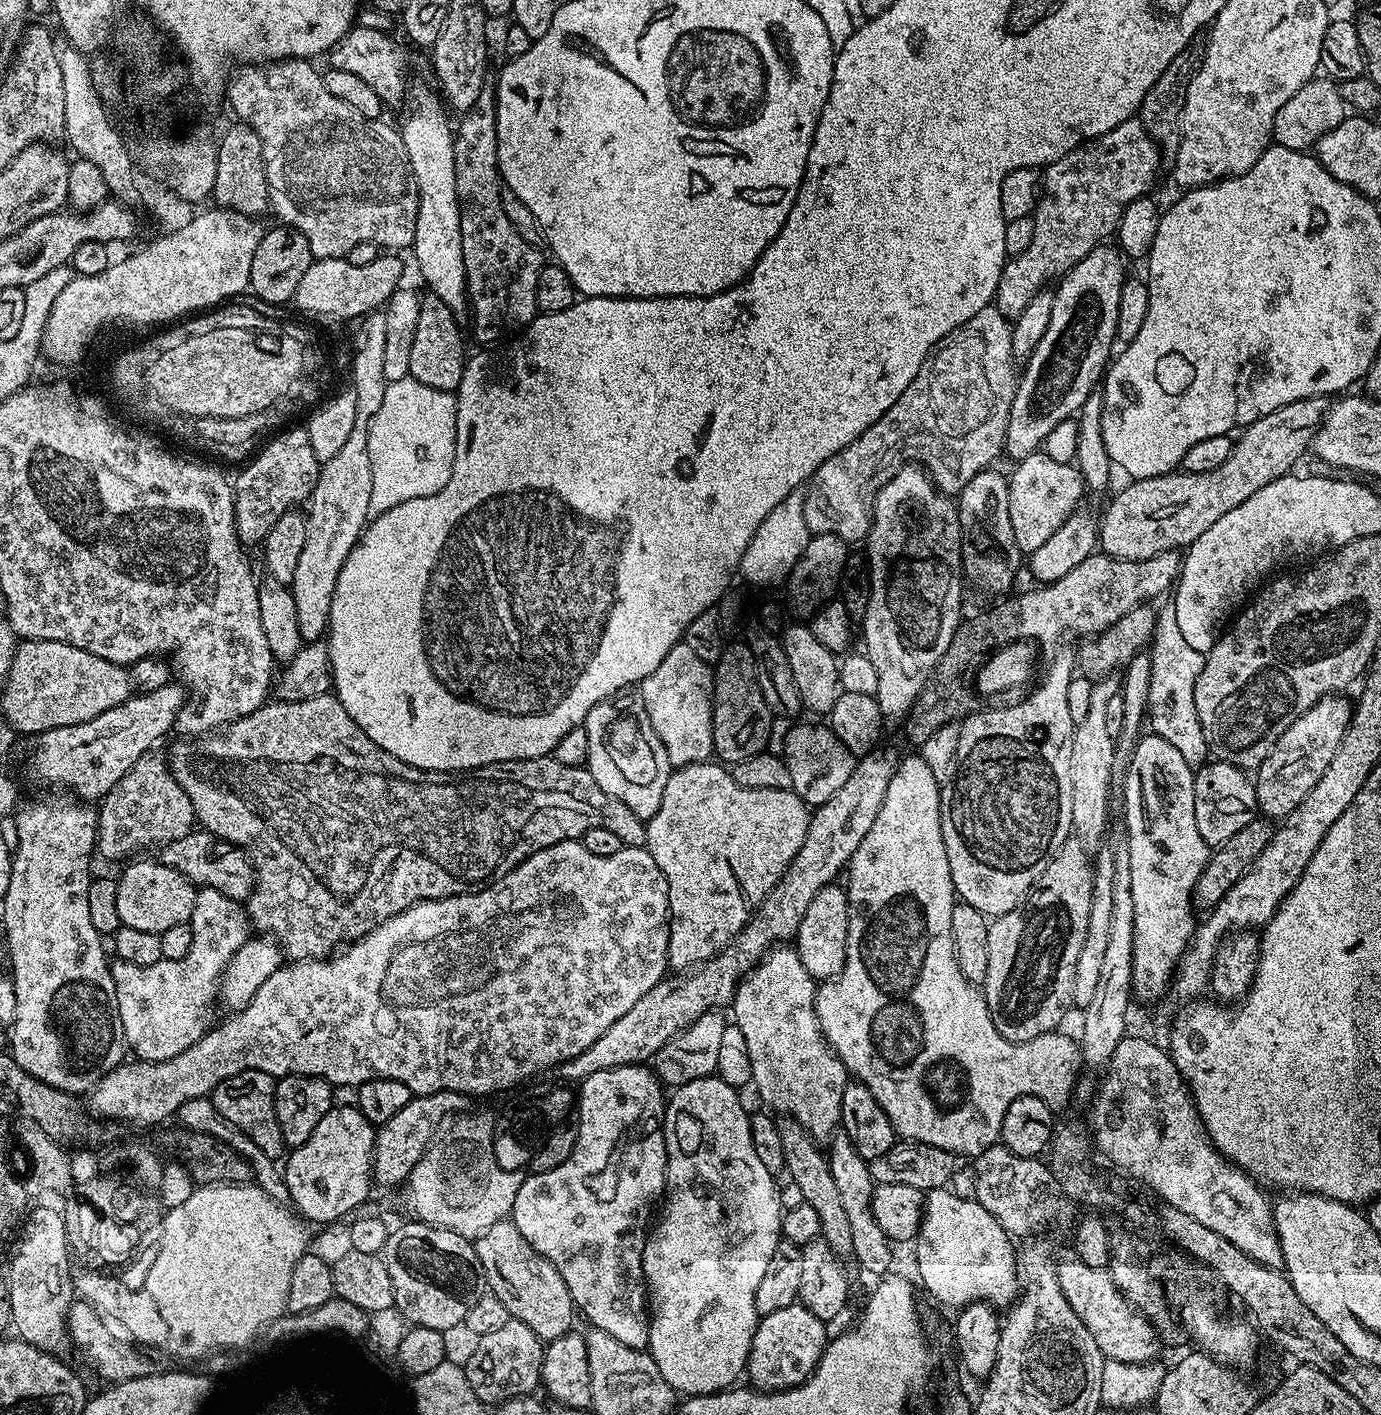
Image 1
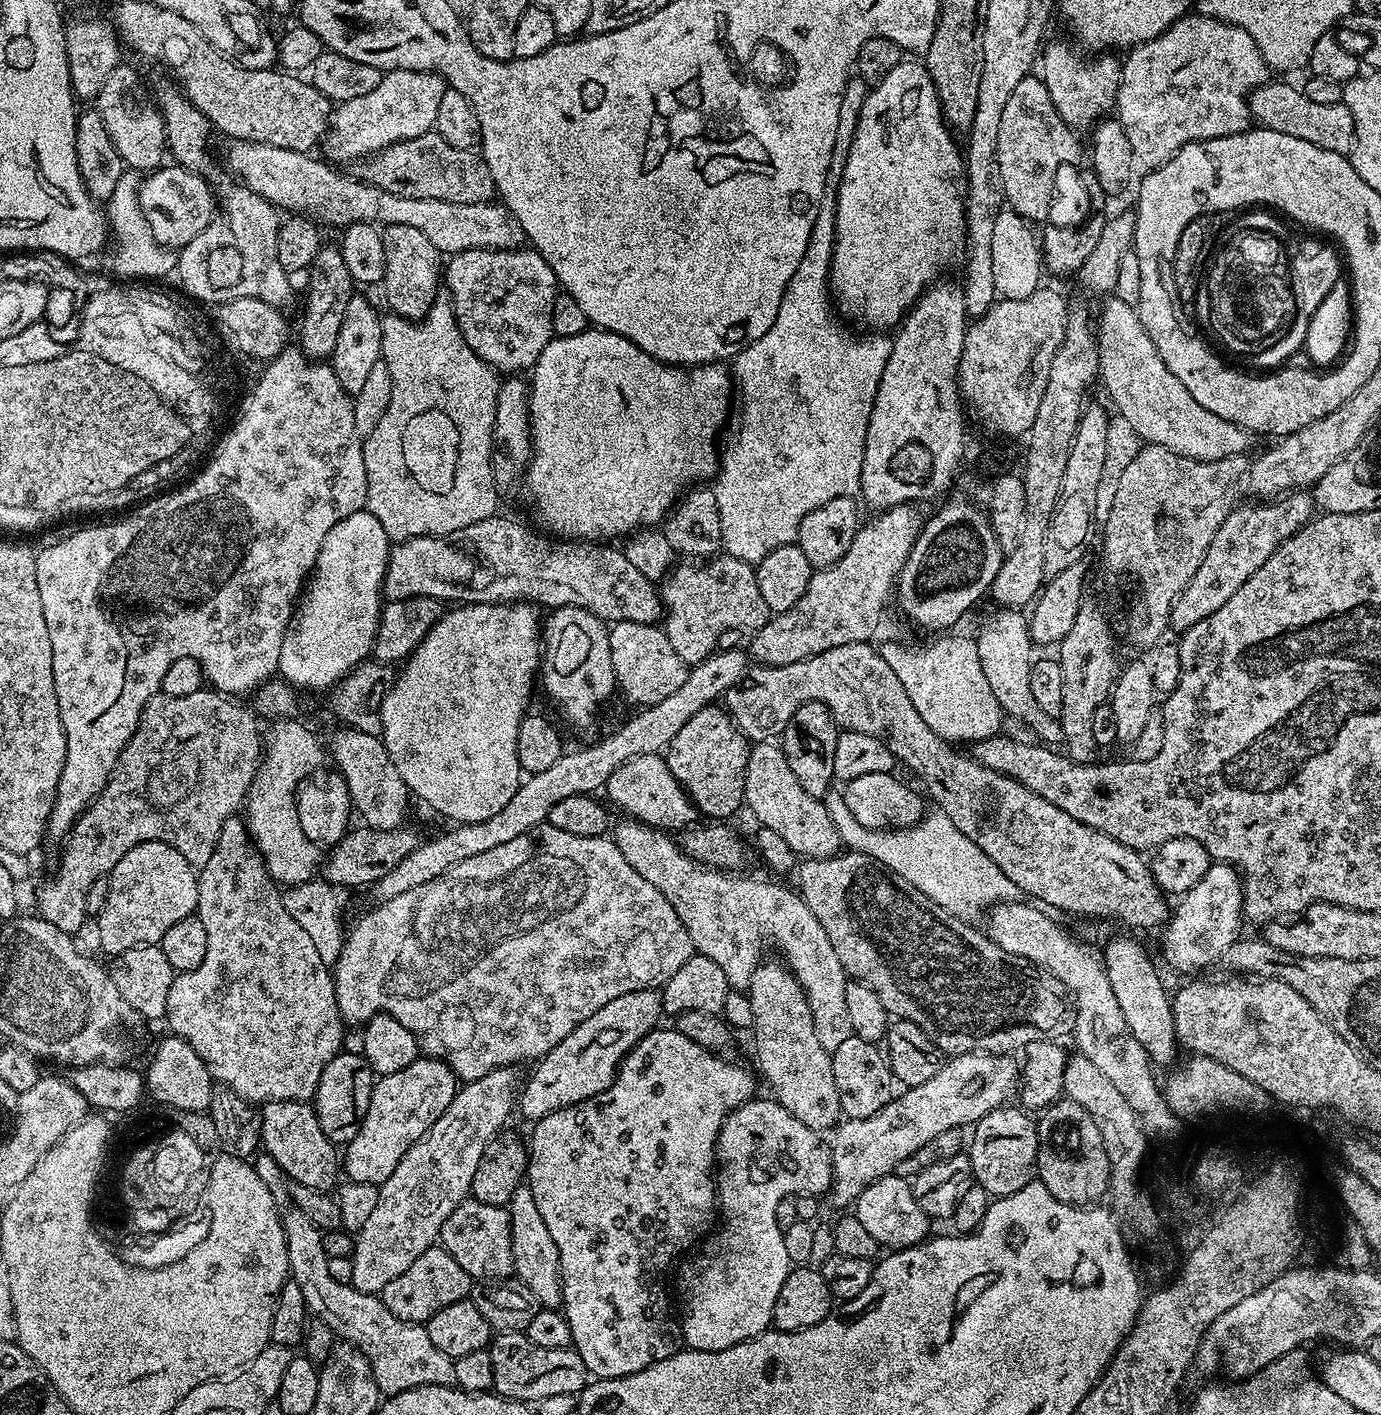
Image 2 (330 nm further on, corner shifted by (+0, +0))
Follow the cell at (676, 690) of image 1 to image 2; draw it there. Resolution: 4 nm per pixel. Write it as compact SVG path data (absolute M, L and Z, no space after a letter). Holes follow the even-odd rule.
M623 620L609 627L608 637L610 662L614 662L619 691L624 691L636 706L662 702L670 698L674 690L679 690L682 682L686 682L689 665L678 658L678 653L674 651L674 646L670 646L670 638L664 633L663 627Z

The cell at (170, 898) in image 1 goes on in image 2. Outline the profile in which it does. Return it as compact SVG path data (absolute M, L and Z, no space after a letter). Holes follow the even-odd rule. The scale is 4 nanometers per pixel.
M162 842L134 846L108 876L106 902L95 917L101 950L115 958L143 944L159 944L174 922L195 913L199 885L197 869L176 848Z

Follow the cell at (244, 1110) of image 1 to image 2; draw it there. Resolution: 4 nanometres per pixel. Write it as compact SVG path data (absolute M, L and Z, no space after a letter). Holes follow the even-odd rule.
M269 1100L259 1109L260 1143L263 1151L284 1171L293 1184L328 1192L338 1184L338 1148L318 1126L315 1107L302 1100Z

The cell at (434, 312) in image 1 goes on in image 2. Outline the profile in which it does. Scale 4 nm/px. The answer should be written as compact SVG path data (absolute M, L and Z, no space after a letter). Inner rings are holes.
M385 224L380 228L382 246L386 249L386 274L382 291L391 311L404 320L419 321L438 299L442 288L442 253L433 246L430 238L414 226Z

